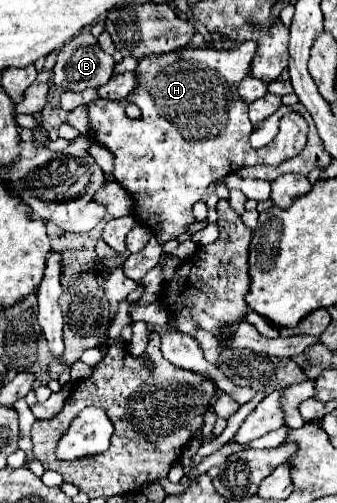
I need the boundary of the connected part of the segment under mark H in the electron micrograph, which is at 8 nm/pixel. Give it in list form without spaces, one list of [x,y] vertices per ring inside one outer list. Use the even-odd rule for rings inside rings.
[[[246,41],[234,51],[218,49],[178,49],[164,55],[150,55],[140,59],[136,67],[138,89],[122,101],[102,101],[96,99],[88,105],[88,119],[92,125],[90,135],[100,145],[114,153],[114,179],[136,199],[134,215],[140,225],[148,227],[158,235],[160,243],[176,239],[186,233],[186,227],[194,221],[192,205],[202,199],[202,193],[212,181],[226,177],[246,165],[278,165],[290,157],[296,157],[306,145],[308,123],[298,111],[290,111],[280,119],[278,135],[262,149],[250,145],[250,119],[248,105],[238,97],[238,83],[250,73],[250,61],[258,51],[256,41]],[[126,103],[136,103],[142,111],[140,119],[130,119],[124,113]]]

